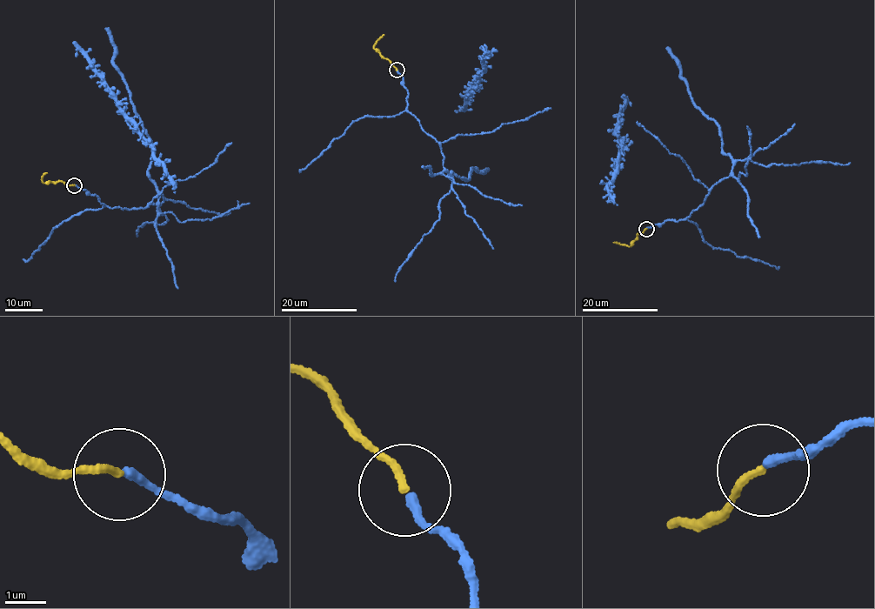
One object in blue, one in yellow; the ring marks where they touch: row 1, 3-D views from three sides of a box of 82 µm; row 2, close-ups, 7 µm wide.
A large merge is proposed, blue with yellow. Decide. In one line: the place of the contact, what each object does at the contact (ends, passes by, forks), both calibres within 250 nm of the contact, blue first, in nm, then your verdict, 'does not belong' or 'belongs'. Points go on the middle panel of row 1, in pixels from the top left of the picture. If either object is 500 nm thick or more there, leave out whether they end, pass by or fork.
place (397, 70); blue ends; yellow ends; calibres 200 and 180 nm; belongs

